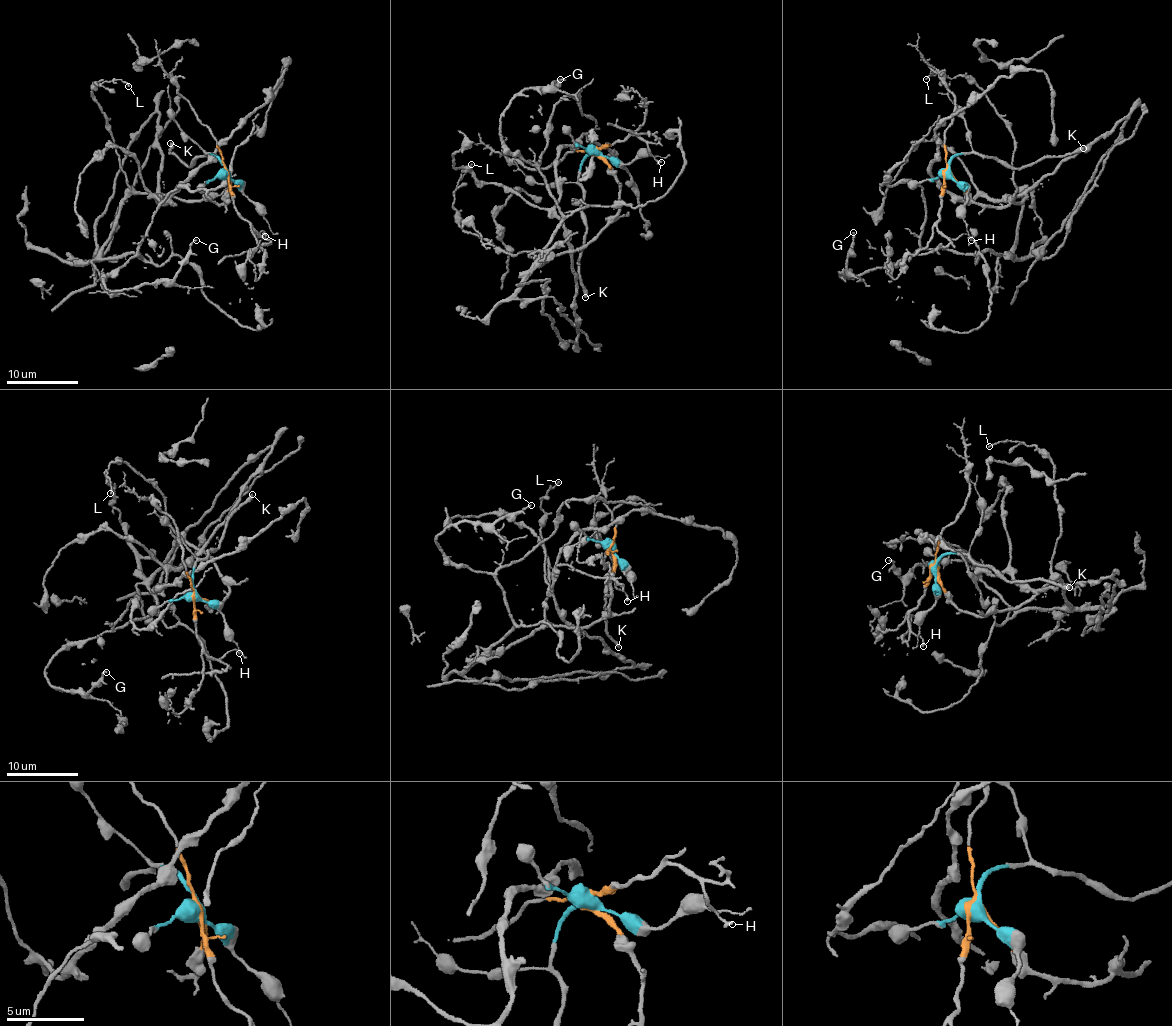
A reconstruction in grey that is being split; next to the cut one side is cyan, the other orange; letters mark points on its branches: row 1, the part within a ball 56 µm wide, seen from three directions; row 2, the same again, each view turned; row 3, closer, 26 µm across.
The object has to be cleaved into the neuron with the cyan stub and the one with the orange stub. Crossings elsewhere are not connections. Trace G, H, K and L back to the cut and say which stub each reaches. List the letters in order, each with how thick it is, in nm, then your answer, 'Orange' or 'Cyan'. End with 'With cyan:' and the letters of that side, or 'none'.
G: Thickness 140 nm. Orange
H: Thickness 190 nm. Orange
K: Thickness 320 nm. Cyan
L: Thickness 140 nm. Orange
With cyan: K

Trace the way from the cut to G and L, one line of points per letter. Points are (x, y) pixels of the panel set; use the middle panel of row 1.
G: (594, 152), (618, 211), (539, 262), (563, 212), (500, 114), (560, 79)
L: (594, 152), (617, 179), (618, 211), (581, 247), (548, 255), (509, 254), (463, 229), (453, 195), (471, 164)

